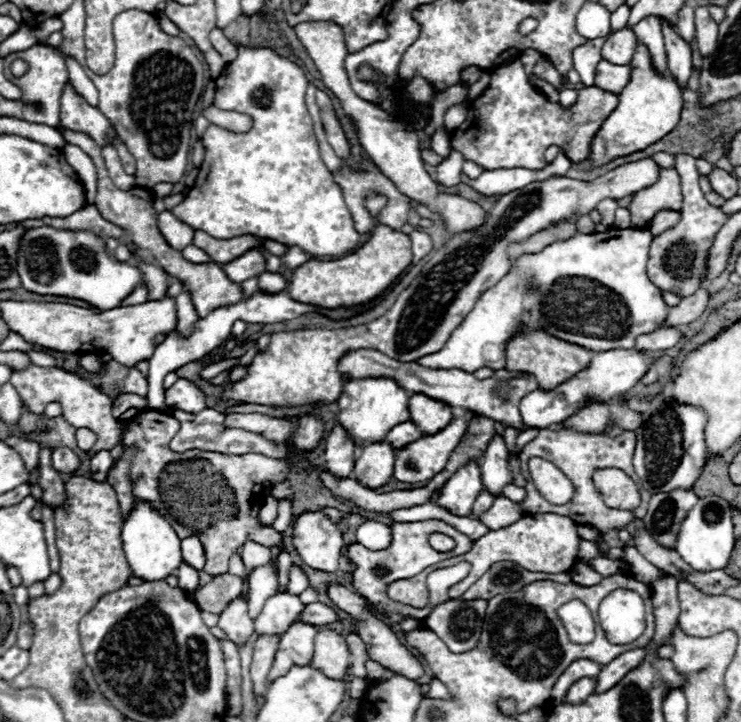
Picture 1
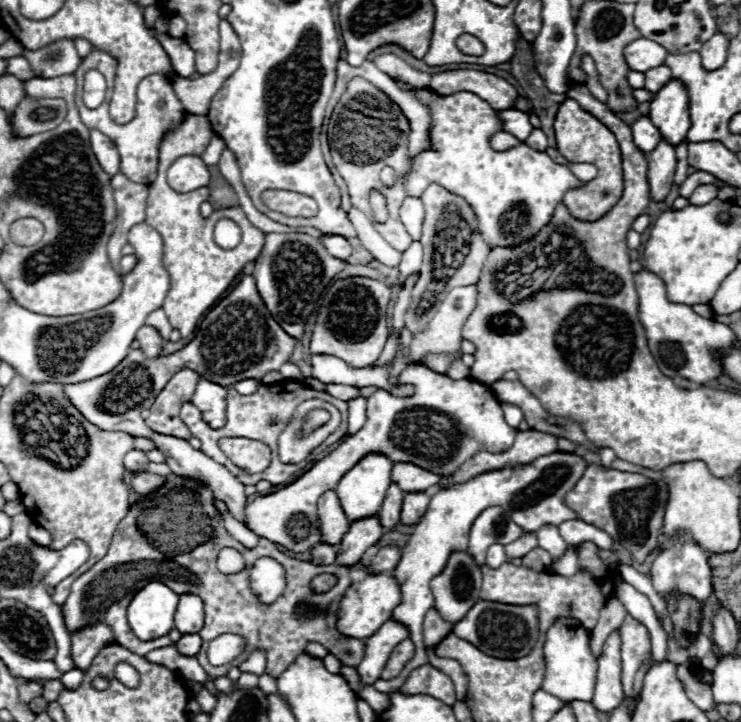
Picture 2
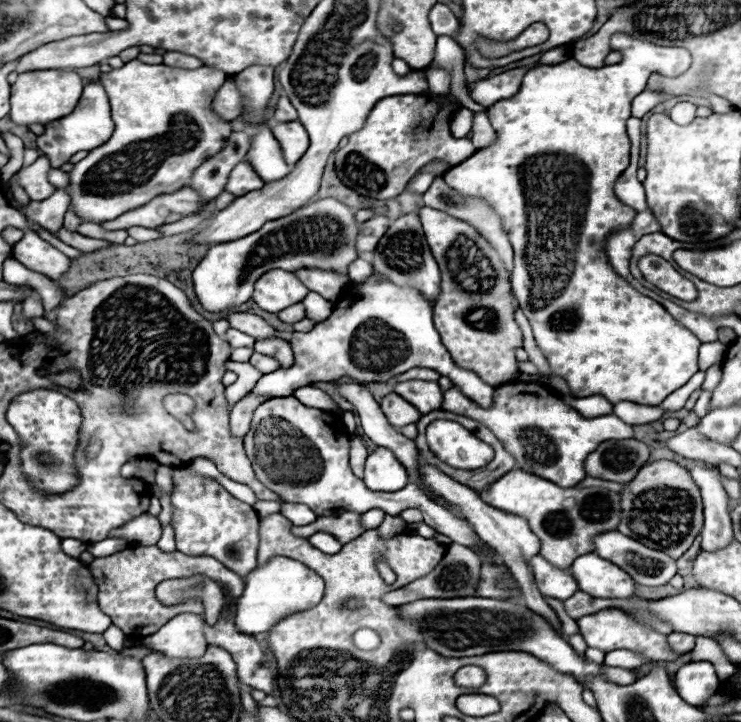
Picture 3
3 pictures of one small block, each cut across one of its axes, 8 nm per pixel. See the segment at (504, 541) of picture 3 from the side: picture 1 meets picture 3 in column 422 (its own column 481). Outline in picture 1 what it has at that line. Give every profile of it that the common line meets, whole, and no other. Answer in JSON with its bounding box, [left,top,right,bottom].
[480,436,514,496]

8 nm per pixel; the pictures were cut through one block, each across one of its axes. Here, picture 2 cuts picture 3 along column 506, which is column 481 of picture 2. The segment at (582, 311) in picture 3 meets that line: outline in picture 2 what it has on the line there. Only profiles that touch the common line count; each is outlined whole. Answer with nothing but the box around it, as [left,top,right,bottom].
[396,82,584,248]

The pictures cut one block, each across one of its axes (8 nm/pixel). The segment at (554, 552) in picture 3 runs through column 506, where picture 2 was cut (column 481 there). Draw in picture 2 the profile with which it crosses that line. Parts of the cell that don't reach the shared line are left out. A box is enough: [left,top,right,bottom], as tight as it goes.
[374,452,588,694]

